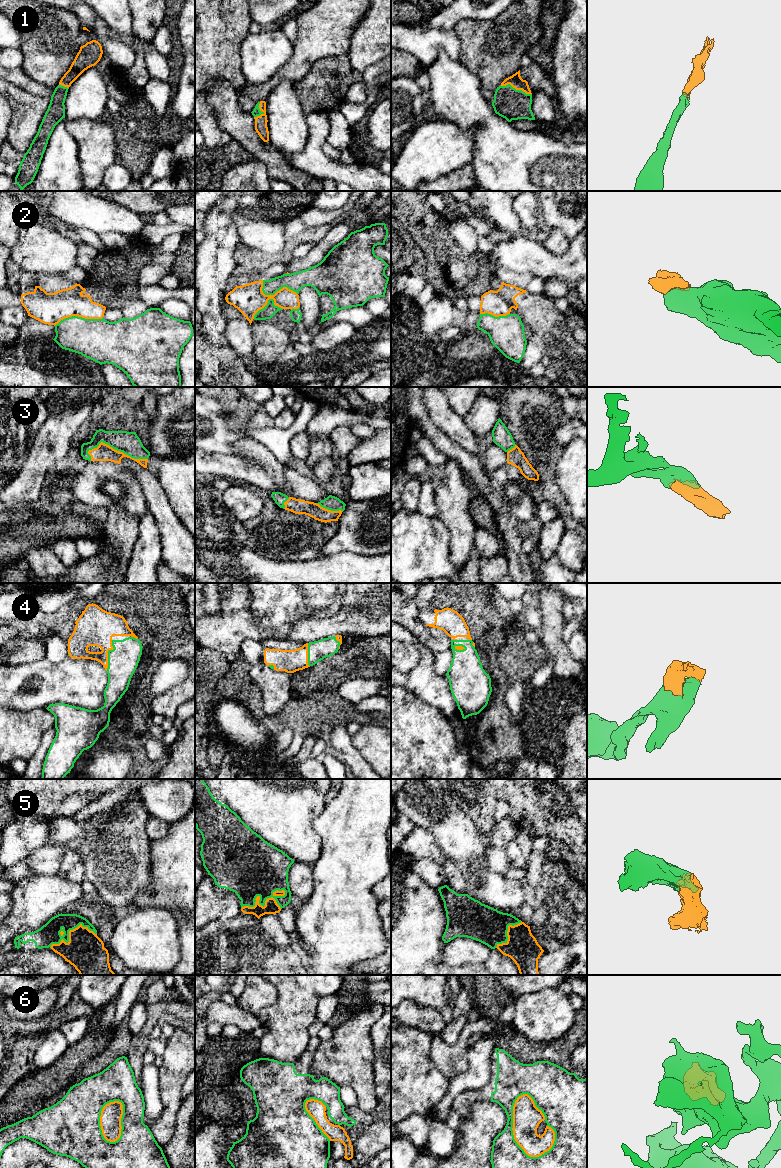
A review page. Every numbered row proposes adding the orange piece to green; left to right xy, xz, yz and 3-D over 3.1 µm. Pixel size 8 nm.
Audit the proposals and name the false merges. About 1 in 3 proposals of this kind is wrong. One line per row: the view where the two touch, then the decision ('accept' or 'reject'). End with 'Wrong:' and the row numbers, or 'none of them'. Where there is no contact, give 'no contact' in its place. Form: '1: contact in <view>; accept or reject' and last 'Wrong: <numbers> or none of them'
1: contact in yz; accept
2: contact in xy; reject
3: contact in xy; accept
4: contact in xy; accept
5: contact in xz; accept
6: contact in yz; reject
Wrong: 2, 6

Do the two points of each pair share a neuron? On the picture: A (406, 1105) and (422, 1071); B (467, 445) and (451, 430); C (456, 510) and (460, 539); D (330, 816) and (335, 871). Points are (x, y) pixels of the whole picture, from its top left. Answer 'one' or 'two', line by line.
A: one
B: one
C: one
D: one

